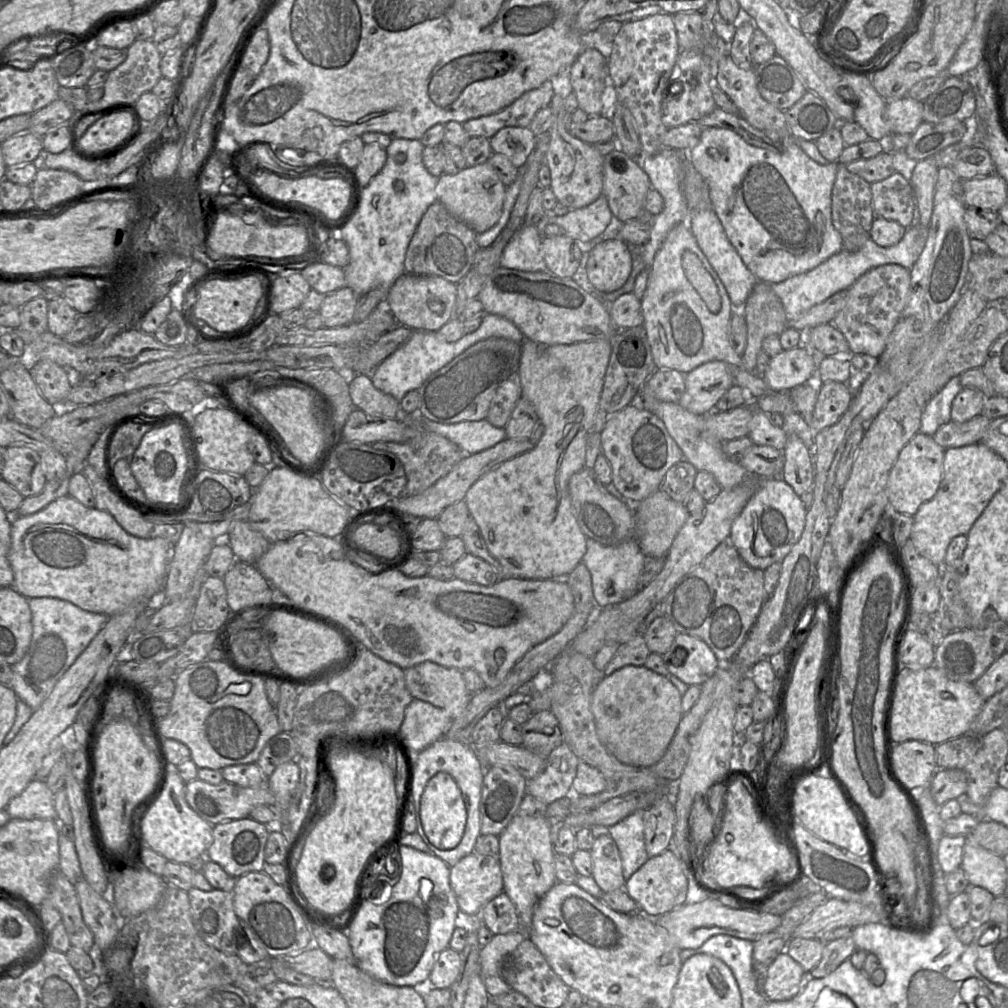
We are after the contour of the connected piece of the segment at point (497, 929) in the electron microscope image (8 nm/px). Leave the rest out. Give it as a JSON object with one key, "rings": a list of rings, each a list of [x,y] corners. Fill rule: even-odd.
{"rings":[[[504,891],[484,906],[478,920],[494,935],[520,929],[516,907]]]}

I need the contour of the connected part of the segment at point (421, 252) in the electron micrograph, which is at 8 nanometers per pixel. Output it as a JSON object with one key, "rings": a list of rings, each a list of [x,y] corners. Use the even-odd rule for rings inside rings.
{"rings":[[[440,202],[433,203],[424,213],[406,251],[405,273],[434,275],[454,284],[459,283],[471,270],[479,250],[477,233],[465,222],[454,217]]]}

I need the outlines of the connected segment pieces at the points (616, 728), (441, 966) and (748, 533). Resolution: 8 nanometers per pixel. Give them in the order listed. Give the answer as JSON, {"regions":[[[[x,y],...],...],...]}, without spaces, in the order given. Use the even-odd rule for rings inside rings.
{"regions":[[[[624,666],[604,676],[594,687],[591,710],[597,734],[620,762],[651,767],[665,754],[682,718],[682,696],[664,676],[643,666]]],[[[448,947],[436,958],[428,979],[428,986],[437,989],[451,988],[459,978],[462,954]]],[[[780,477],[764,479],[761,487],[733,521],[729,537],[743,561],[764,571],[775,562],[782,562],[803,532],[807,510],[800,497]]]]}

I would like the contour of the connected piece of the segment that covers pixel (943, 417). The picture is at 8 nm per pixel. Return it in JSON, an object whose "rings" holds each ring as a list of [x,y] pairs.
{"rings":[[[955,376],[930,398],[921,416],[921,433],[932,436],[940,426],[951,421],[952,402],[962,389],[960,378]]]}

